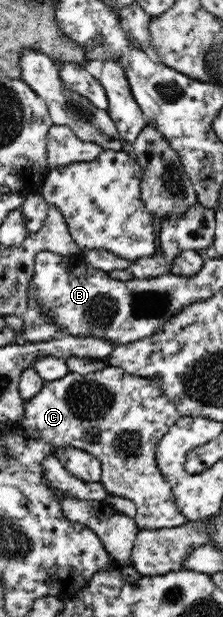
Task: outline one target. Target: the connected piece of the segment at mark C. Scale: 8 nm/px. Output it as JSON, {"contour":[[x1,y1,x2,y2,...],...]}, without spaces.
{"contour":[[108,365,106,368,97,372,87,374,72,373,70,371,67,375,65,375,65,377,61,377,60,379,51,382,45,382,43,387,39,390,39,393,36,393,31,399,24,402,24,418,21,421,21,428,23,431,26,431,29,436,41,438,43,441,51,444,52,449,71,446,86,451,93,457,96,457,102,465,100,482,107,490,107,493,109,495,114,495,115,497,130,499,133,503,135,503,136,514,133,518,135,520,135,525,140,530,174,528,182,526,185,522,187,522,187,518,184,515,181,515,179,508,177,508,172,487,167,483,165,476,163,476,160,472,157,460,155,459,155,451,157,449,157,445,159,445,159,441,161,441,161,438,167,433,167,430,175,423,175,421,177,421,177,418,181,417,174,402,169,399,170,398,162,392,161,382,159,382,159,380,132,376,127,372,124,372,123,369,113,367,111,365]]}

